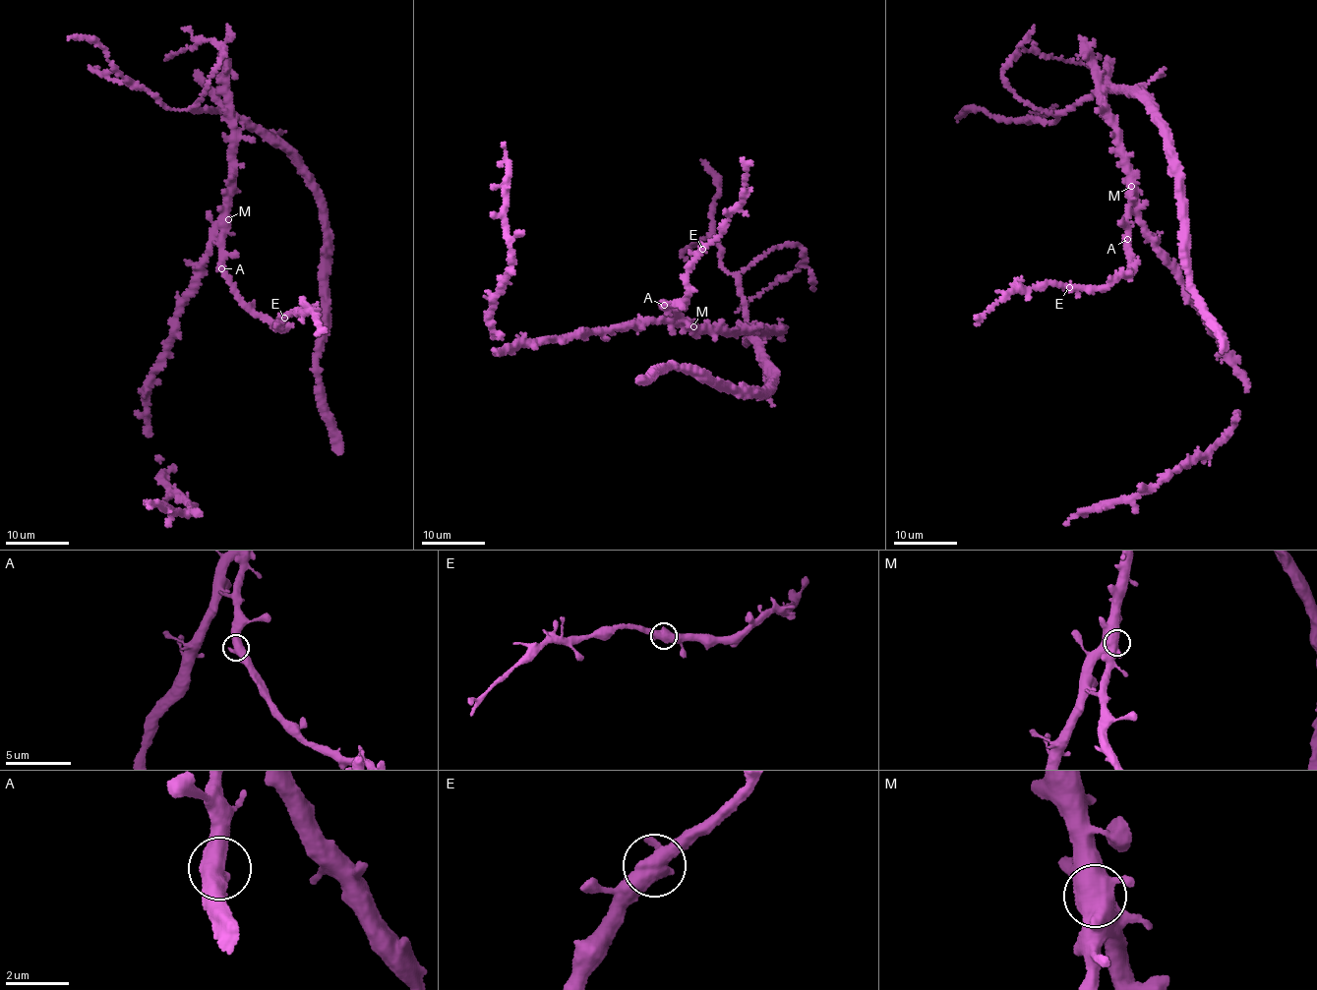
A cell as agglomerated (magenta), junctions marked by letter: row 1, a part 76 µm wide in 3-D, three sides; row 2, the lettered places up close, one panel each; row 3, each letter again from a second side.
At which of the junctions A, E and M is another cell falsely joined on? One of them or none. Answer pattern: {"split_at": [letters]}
{"split_at": []}

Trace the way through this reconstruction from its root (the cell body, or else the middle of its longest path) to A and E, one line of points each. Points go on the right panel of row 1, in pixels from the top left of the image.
A: (1133, 186), (1127, 218), (1127, 239)
E: (1133, 186), (1127, 218), (1131, 258), (1128, 267), (1131, 271), (1102, 286), (1068, 287)

